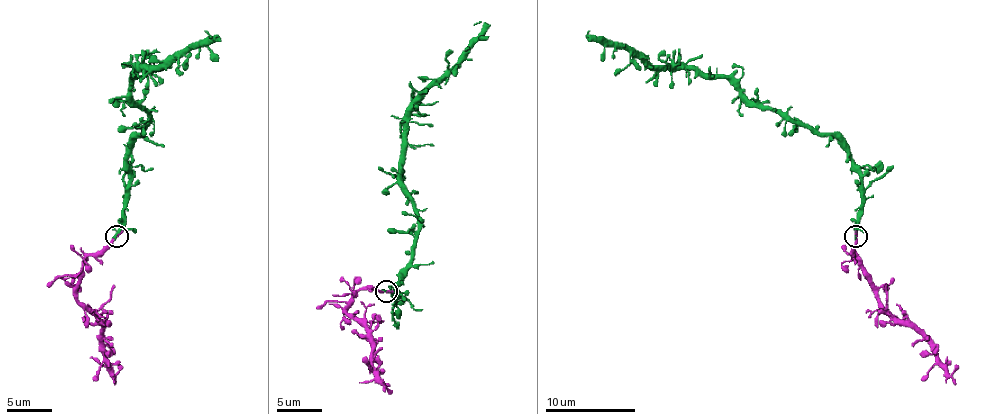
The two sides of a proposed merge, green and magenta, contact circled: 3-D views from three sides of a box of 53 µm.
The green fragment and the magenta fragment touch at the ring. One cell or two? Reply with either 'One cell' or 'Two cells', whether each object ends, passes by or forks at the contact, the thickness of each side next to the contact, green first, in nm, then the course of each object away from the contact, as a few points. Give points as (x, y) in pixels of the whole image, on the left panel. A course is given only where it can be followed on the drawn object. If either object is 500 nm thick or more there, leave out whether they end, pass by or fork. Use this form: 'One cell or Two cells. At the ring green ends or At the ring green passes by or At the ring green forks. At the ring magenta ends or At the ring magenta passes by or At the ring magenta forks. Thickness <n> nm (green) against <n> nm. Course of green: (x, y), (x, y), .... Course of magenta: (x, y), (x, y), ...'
One cell. At the ring green ends. At the ring magenta ends. Thickness 360 nm (green) against 150 nm. Course of green: (117, 237), (126, 149), (149, 120), (131, 79), (205, 46), (214, 39), (205, 30). Course of magenta: (117, 237), (92, 252), (83, 266), (77, 297), (101, 322), (106, 367), (115, 374), (117, 365)

